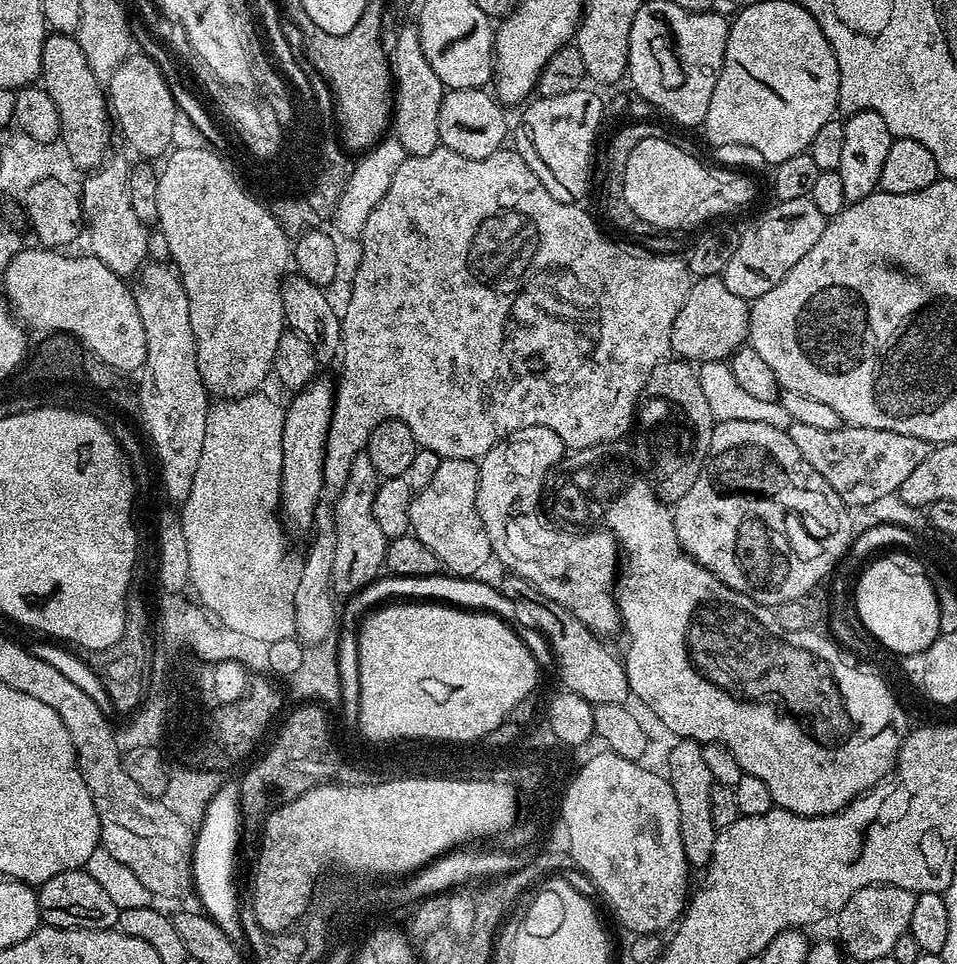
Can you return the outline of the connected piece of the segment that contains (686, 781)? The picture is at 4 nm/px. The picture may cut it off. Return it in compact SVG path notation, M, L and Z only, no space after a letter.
M680 738L668 752L668 770L666 777L672 784L674 795L678 800L678 811L681 819L682 845L686 858L693 869L707 868L714 854L714 842L717 829L710 818L710 790L714 783L710 769L702 755L704 745L699 740Z

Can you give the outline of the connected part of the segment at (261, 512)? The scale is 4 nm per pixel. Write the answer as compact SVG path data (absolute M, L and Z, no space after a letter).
M264 390L213 403L206 418L202 458L198 458L198 470L180 512L190 558L188 579L190 588L200 595L196 595L199 603L212 610L231 629L265 639L268 644L296 634L292 601L294 580L291 575L288 577L288 556L284 553L286 529L279 513L284 409L283 403L267 396Z

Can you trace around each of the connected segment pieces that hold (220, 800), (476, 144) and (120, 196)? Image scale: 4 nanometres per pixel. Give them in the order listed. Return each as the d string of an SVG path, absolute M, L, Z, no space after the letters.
M237 781L221 783L207 806L203 821L193 839L192 881L203 905L203 911L238 946L245 943L244 928L237 916L240 893L234 884L236 852L241 843L240 784Z
M454 88L445 91L444 97L442 98L442 106L438 110L438 134L440 135L440 142L443 147L454 150L454 154L462 154L462 158L467 160L481 160L482 158L490 158L490 154L500 151L501 148L505 147L507 138L510 136L510 128L508 132L508 120L504 117L505 109L502 107L499 99L491 91L485 90L484 88Z
M109 155L103 164L93 169L80 189L80 209L88 234L89 253L94 255L114 274L130 278L147 261L148 228L131 203L129 188L129 160L122 156Z

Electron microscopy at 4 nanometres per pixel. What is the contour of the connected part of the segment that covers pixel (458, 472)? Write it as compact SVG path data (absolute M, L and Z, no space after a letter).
M441 459L430 486L415 493L412 498L411 535L417 536L422 546L427 546L438 557L438 562L454 576L475 577L476 572L493 557L491 540L487 538L476 509L477 486L477 461Z

